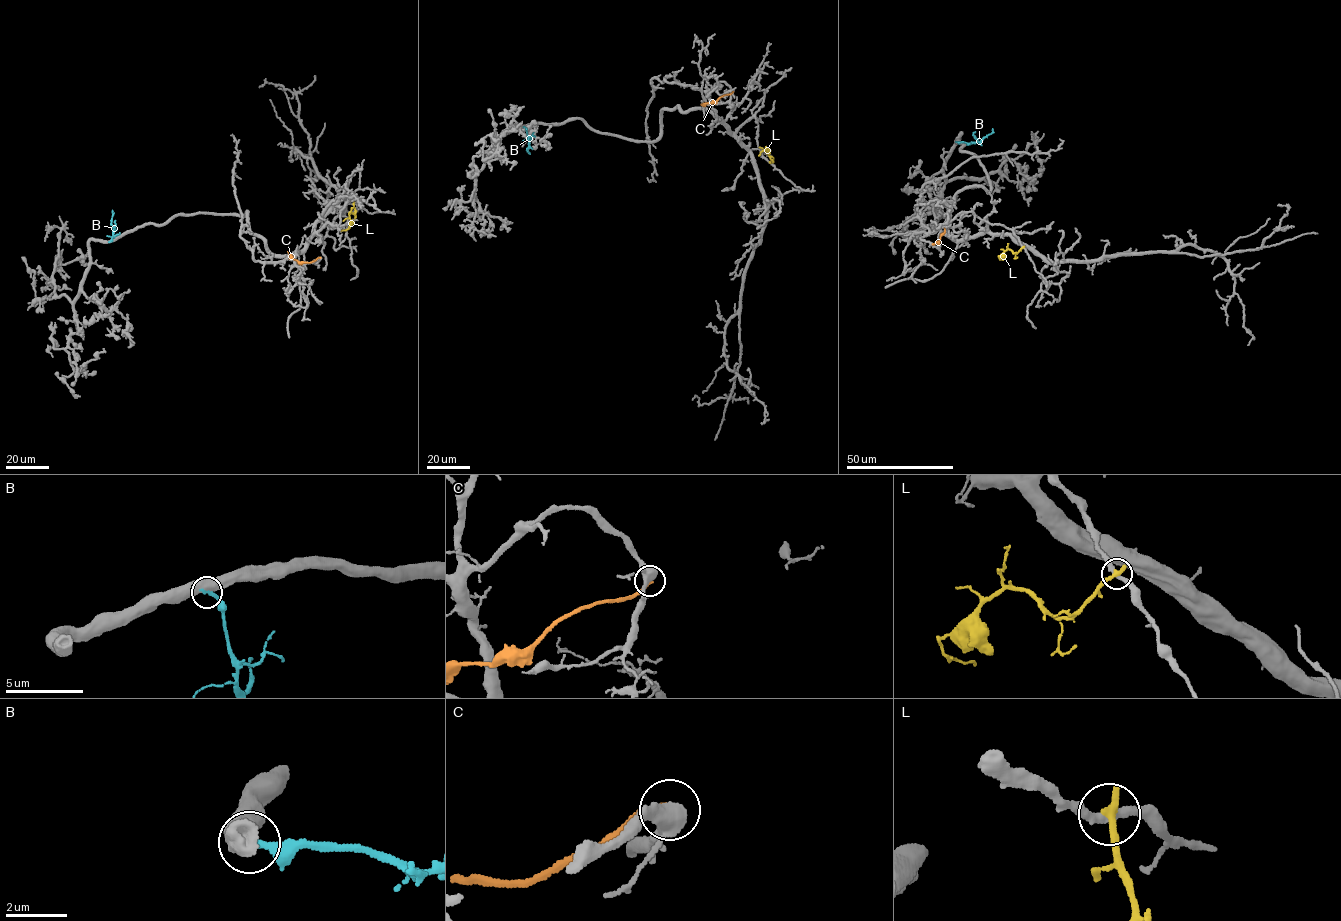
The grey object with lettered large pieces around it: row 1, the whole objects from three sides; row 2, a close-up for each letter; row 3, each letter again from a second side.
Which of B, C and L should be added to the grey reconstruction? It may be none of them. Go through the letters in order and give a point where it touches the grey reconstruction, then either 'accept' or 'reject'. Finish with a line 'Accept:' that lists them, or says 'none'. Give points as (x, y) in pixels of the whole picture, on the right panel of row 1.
B: meets grey at (956, 142); reject
C: meets grey at (932, 244); reject
L: meets grey at (1023, 247); reject
Accept: none

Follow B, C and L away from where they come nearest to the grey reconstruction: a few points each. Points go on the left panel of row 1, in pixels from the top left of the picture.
B: (109, 241), (113, 236), (112, 210)
C: (320, 257), (299, 262), (287, 251)
L: (353, 204), (355, 211), (349, 215), (349, 228), (341, 231)

